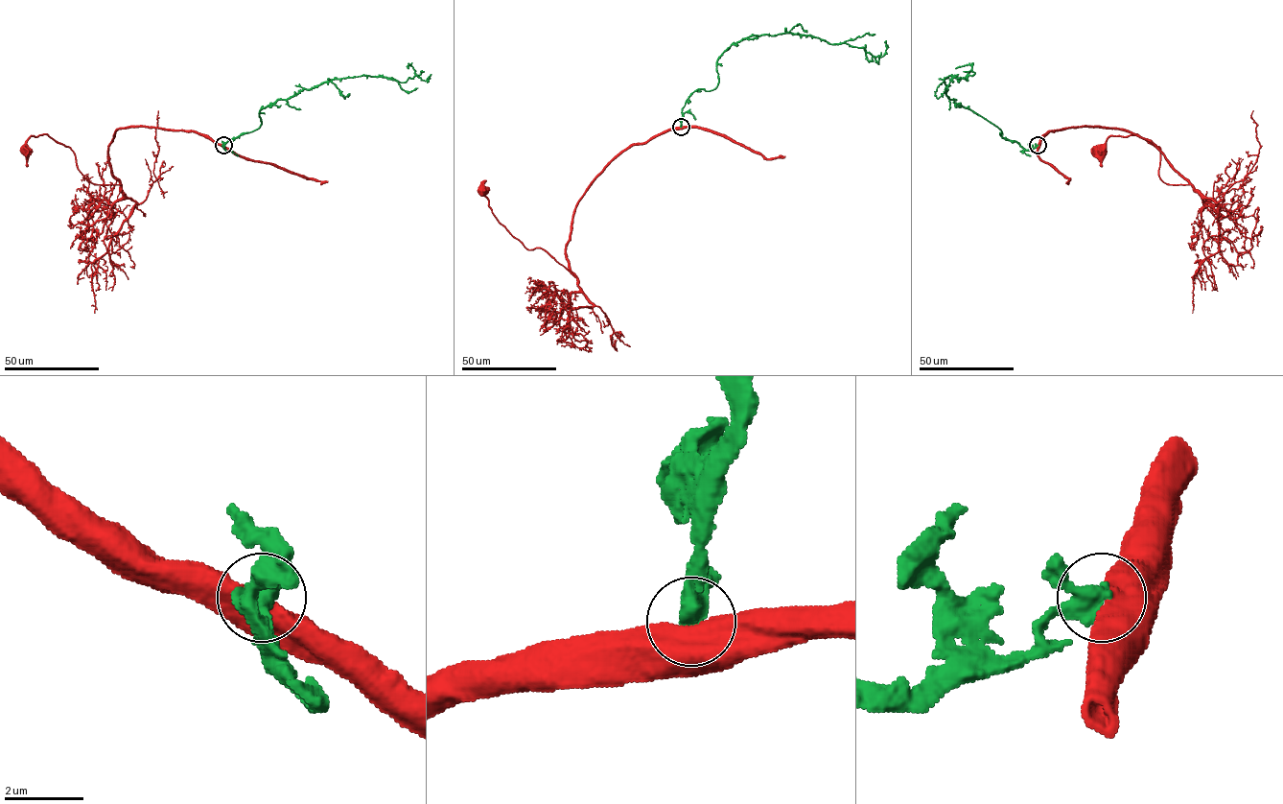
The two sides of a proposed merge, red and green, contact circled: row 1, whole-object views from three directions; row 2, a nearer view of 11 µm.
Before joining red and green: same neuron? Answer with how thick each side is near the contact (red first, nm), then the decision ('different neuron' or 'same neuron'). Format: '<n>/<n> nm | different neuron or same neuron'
750/420 nm | different neuron

